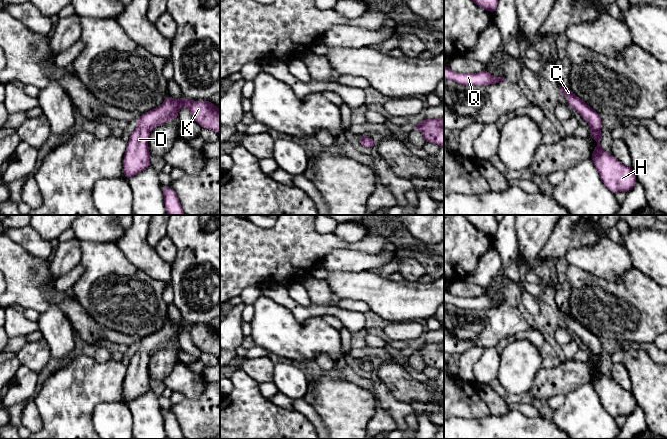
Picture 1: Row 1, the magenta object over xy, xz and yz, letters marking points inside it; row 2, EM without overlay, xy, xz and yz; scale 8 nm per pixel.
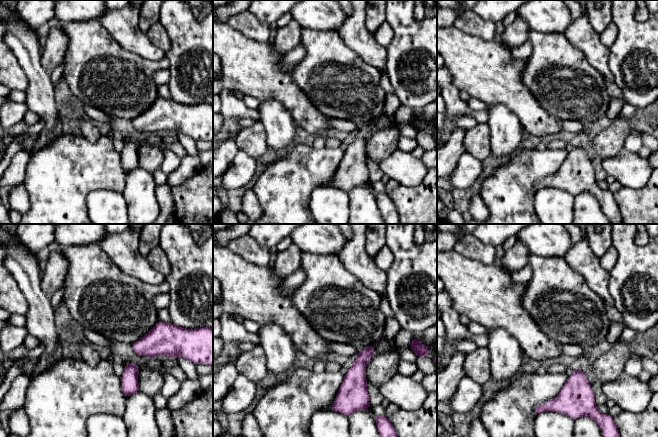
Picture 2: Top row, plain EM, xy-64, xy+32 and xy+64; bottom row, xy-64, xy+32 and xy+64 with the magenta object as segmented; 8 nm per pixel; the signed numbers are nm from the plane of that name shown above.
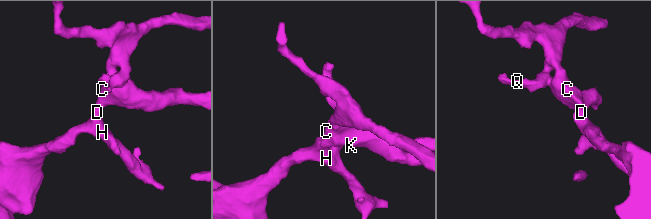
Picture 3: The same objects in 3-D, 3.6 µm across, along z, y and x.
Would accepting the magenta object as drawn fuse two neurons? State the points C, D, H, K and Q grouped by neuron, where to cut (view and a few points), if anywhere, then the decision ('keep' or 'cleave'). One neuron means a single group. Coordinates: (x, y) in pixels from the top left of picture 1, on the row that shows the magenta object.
C D H K Q; no cut; keep

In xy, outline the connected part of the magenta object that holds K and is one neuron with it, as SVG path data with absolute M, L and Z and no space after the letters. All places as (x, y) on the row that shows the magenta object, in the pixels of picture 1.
M167 95L160 106L145 112L137 118L137 127L130 133L123 159L126 180L146 170L151 165L148 147L150 130L168 120L177 119L182 106L189 109L193 119L201 128L220 133L220 109L209 100L193 101L183 97L173 99L170 95Z

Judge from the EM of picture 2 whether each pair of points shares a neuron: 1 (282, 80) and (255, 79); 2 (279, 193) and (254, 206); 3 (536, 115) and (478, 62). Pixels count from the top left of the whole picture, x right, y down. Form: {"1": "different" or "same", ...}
{"1": "same", "2": "different", "3": "same"}

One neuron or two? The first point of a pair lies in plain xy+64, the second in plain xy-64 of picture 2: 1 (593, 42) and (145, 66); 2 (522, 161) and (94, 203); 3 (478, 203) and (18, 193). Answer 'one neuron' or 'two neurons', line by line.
1: two neurons
2: two neurons
3: one neuron

